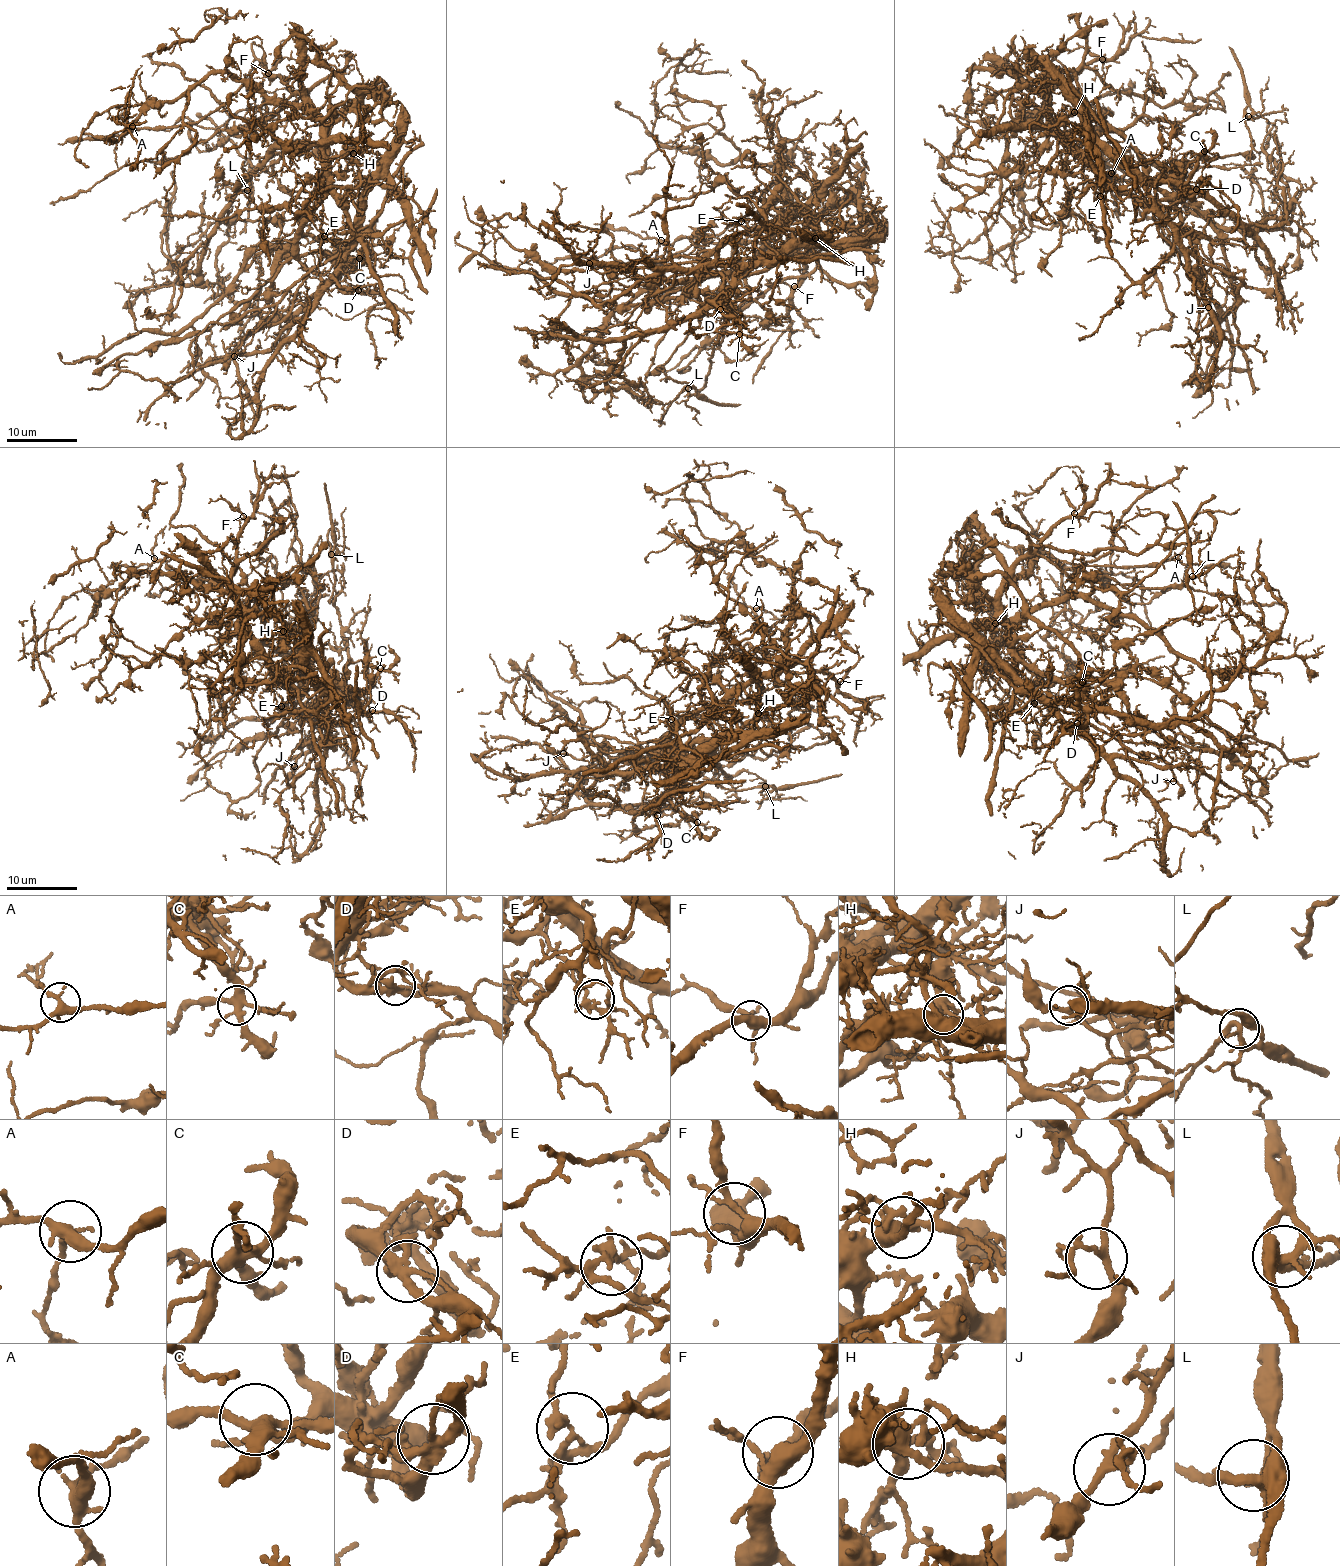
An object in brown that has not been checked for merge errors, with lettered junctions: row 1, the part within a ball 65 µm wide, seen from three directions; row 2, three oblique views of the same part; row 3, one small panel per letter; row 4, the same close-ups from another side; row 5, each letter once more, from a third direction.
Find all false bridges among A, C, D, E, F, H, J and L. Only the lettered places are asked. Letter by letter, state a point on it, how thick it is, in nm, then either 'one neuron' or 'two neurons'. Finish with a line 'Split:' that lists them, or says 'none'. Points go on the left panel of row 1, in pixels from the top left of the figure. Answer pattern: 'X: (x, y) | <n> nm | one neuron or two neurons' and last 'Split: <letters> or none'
A: (132, 126) | 300 nm | one neuron
C: (359, 258) | 340 nm | one neuron
D: (358, 290) | 320 nm | two neurons
E: (324, 236) | 220 nm | two neurons
F: (268, 73) | 280 nm | one neuron
H: (353, 153) | 360 nm | one neuron
J: (234, 356) | 170 nm | one neuron
L: (247, 190) | 300 nm | one neuron
Split: D, E

